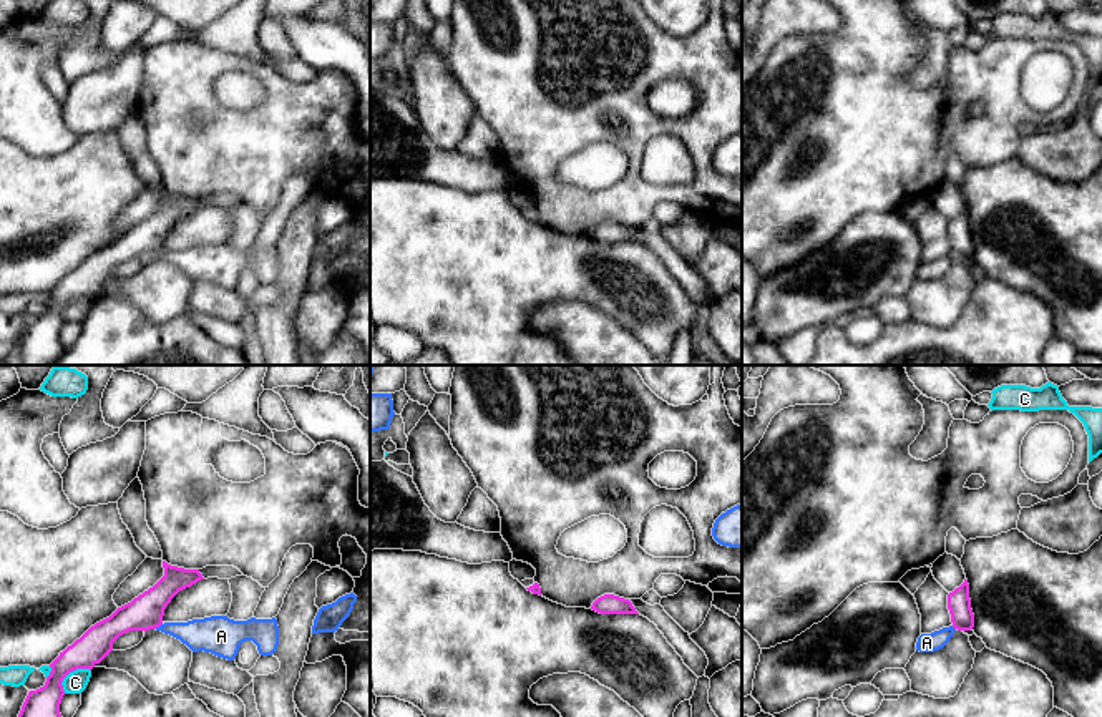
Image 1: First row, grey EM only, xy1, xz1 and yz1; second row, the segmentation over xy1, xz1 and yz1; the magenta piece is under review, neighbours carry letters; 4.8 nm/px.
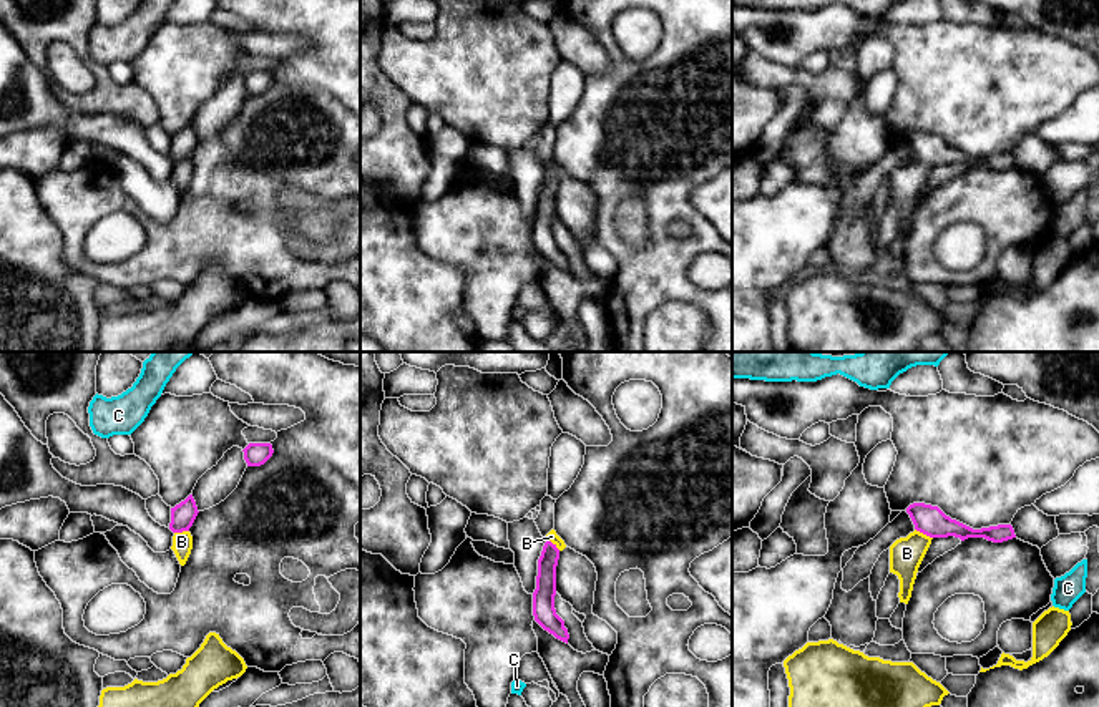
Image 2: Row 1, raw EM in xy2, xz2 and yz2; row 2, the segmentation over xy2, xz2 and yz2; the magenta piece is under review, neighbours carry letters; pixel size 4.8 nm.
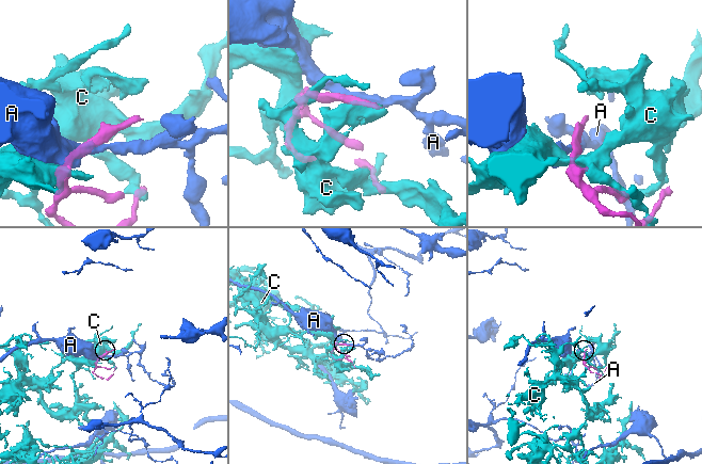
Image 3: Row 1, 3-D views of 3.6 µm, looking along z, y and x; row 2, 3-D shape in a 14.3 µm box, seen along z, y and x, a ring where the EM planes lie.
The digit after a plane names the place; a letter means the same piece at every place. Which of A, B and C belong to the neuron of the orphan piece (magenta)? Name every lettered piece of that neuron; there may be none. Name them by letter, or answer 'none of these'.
none of these

